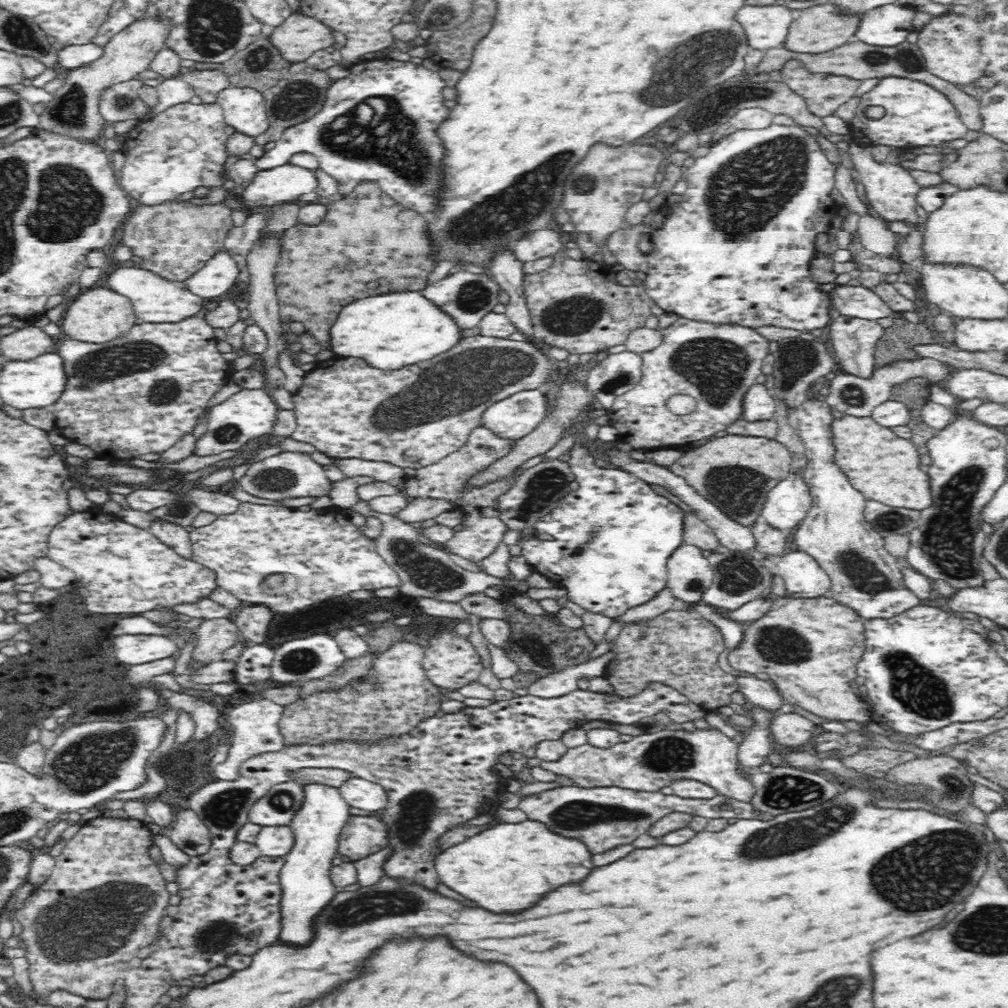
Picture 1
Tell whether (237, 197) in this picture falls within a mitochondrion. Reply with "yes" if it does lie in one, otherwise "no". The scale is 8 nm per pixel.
no

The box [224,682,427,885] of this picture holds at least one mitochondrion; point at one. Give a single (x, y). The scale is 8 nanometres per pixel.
(281, 801)

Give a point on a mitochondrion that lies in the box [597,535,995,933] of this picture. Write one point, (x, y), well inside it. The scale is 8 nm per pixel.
(900, 878)

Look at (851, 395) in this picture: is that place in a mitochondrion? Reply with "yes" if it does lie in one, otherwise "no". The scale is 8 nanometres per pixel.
yes

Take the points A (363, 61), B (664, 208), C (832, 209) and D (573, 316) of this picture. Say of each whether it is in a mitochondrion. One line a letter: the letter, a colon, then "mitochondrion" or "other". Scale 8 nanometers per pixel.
A: other
B: other
C: other
D: mitochondrion

